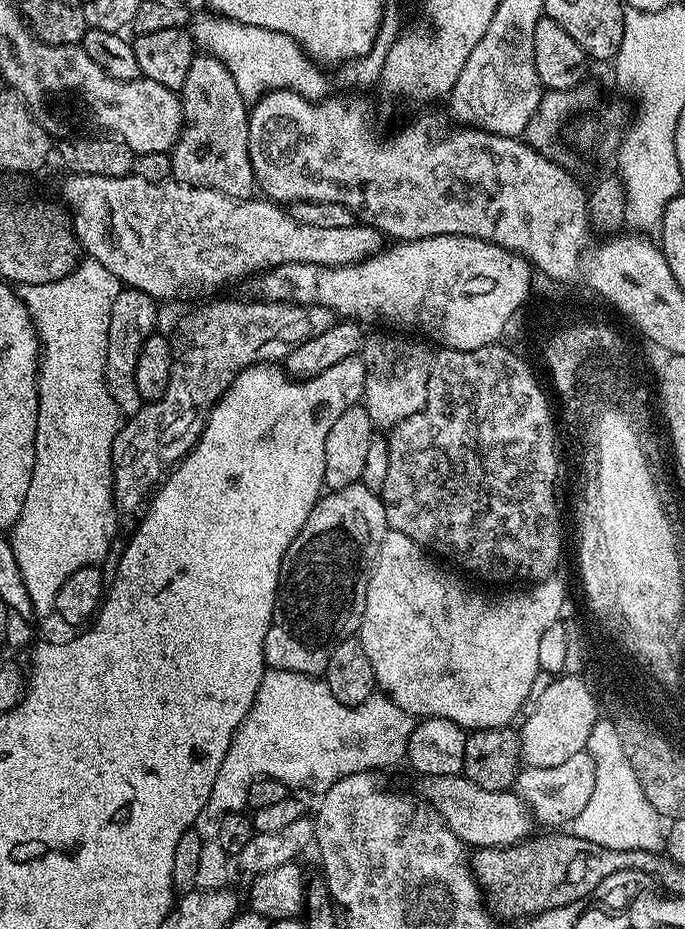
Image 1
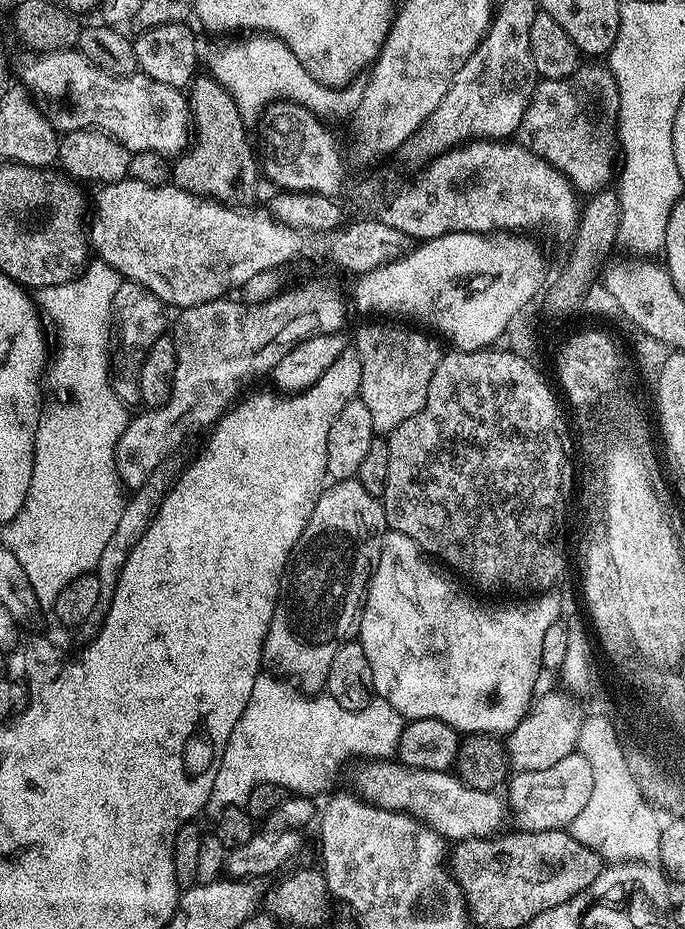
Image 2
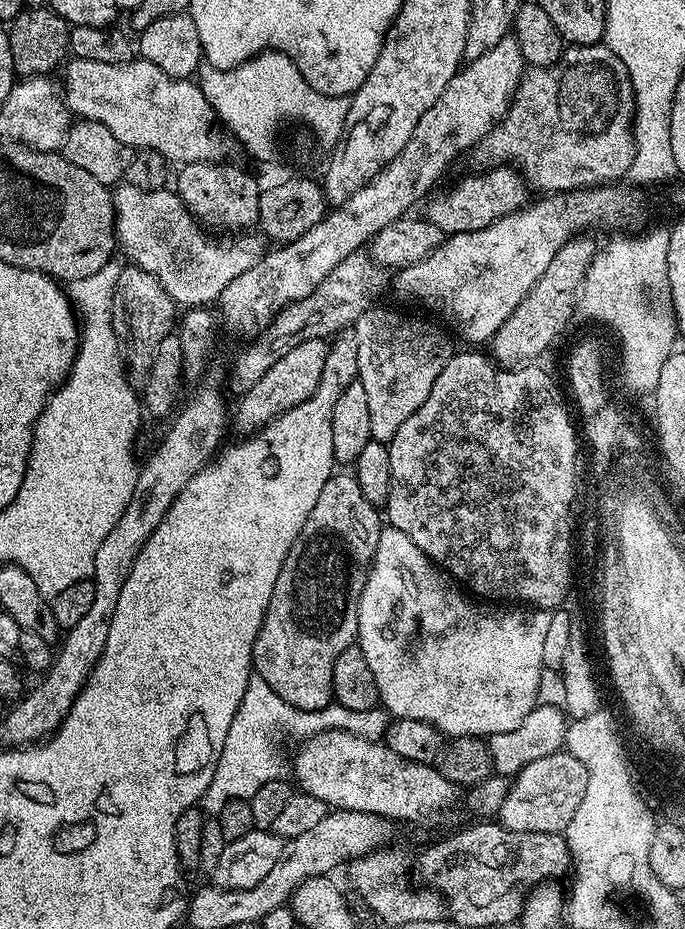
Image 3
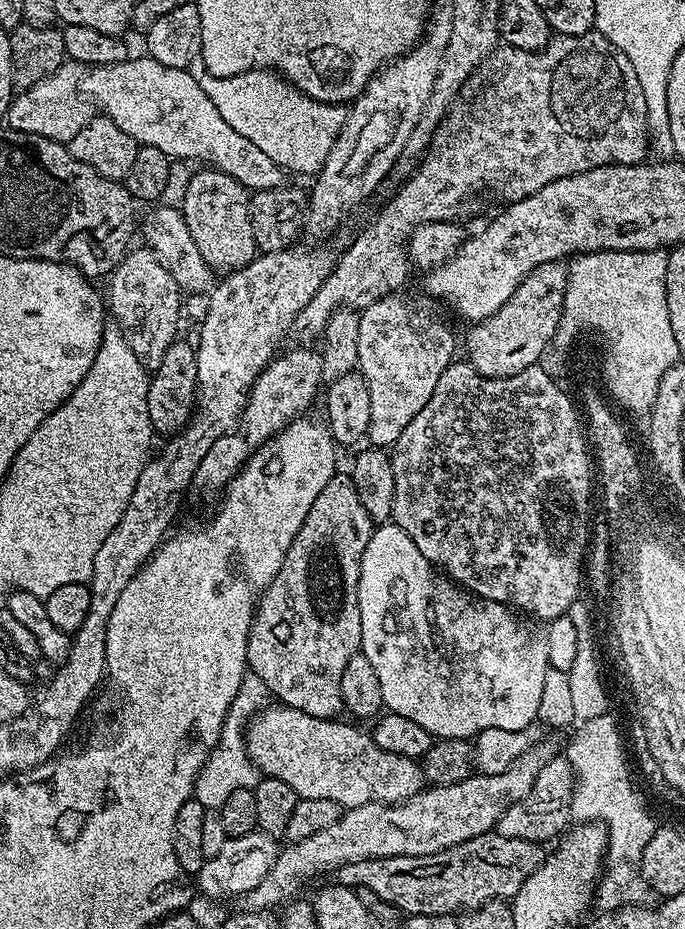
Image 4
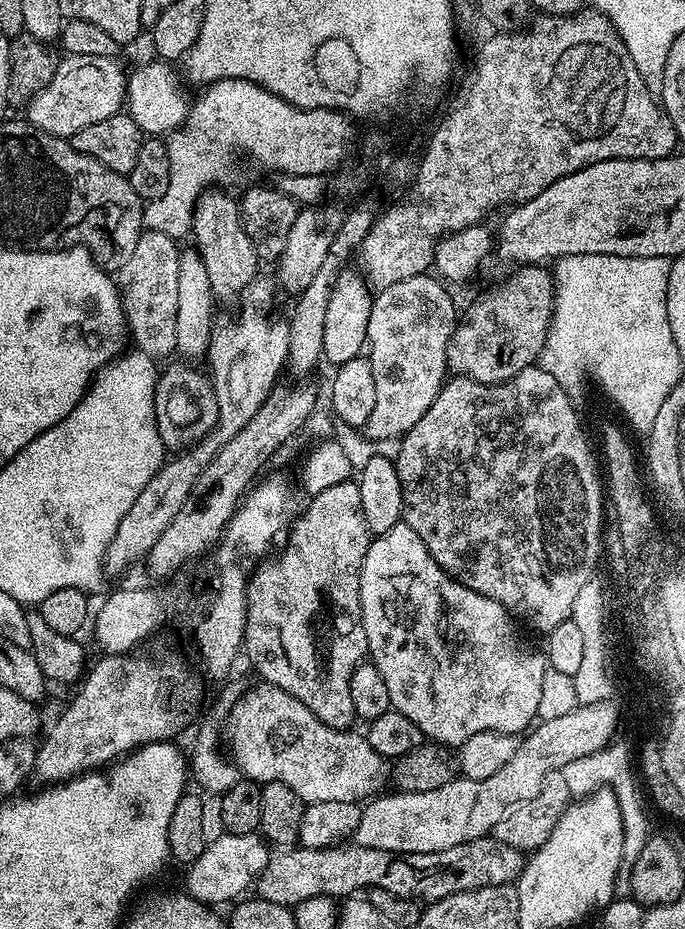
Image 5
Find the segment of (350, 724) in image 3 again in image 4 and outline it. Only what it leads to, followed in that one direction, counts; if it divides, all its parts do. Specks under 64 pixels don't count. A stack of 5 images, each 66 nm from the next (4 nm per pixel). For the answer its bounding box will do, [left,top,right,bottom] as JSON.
[194,670,269,810]

